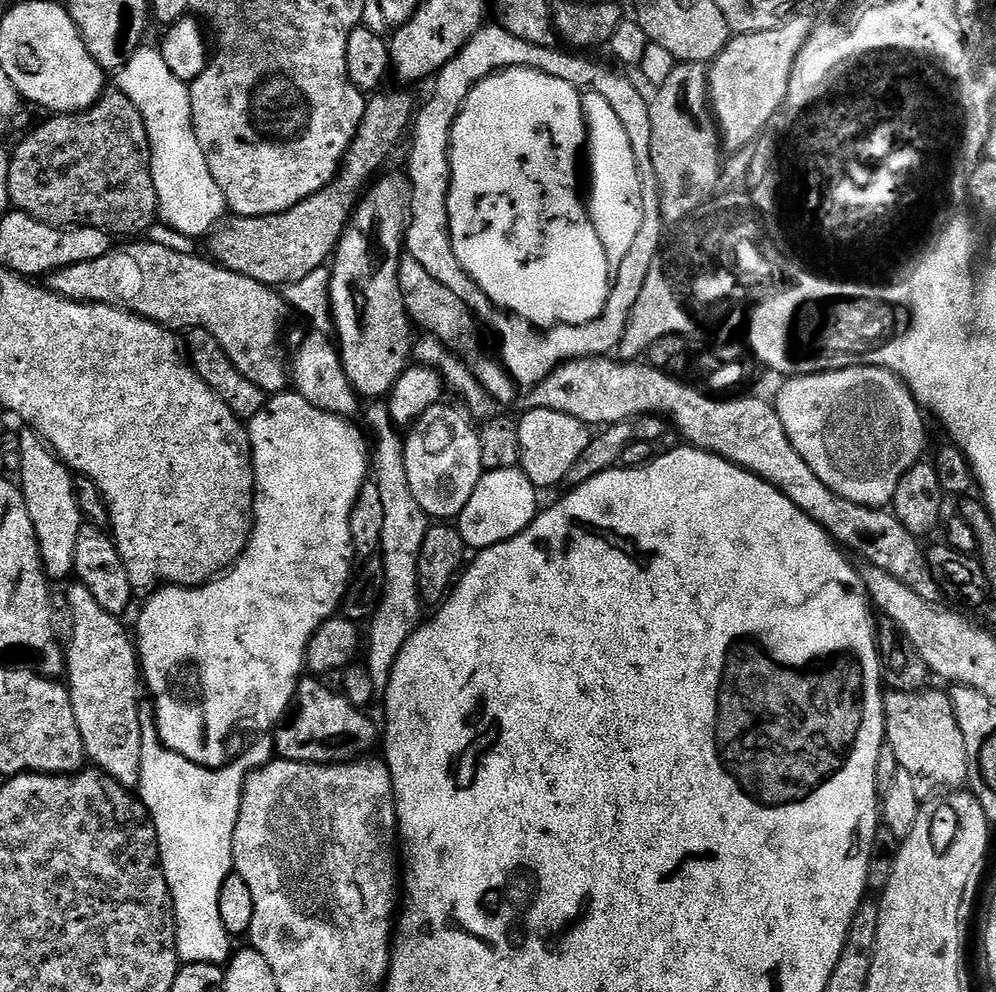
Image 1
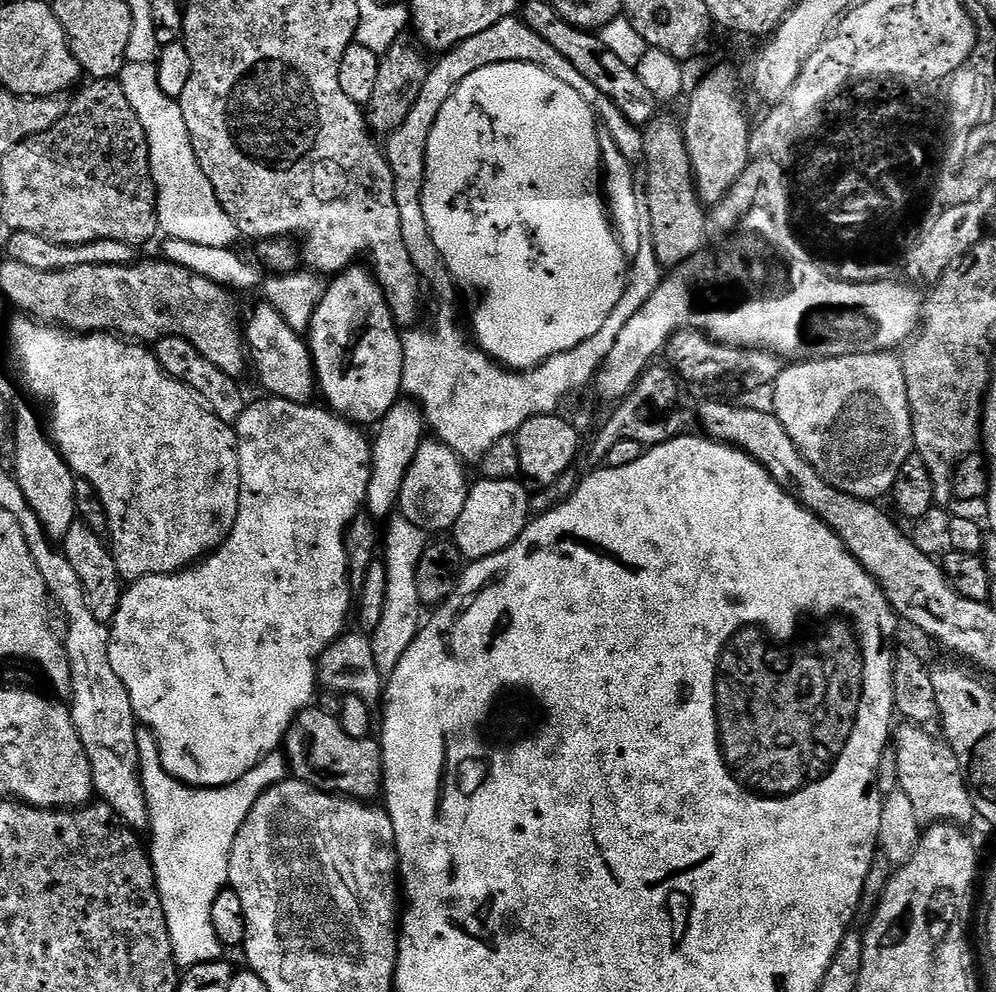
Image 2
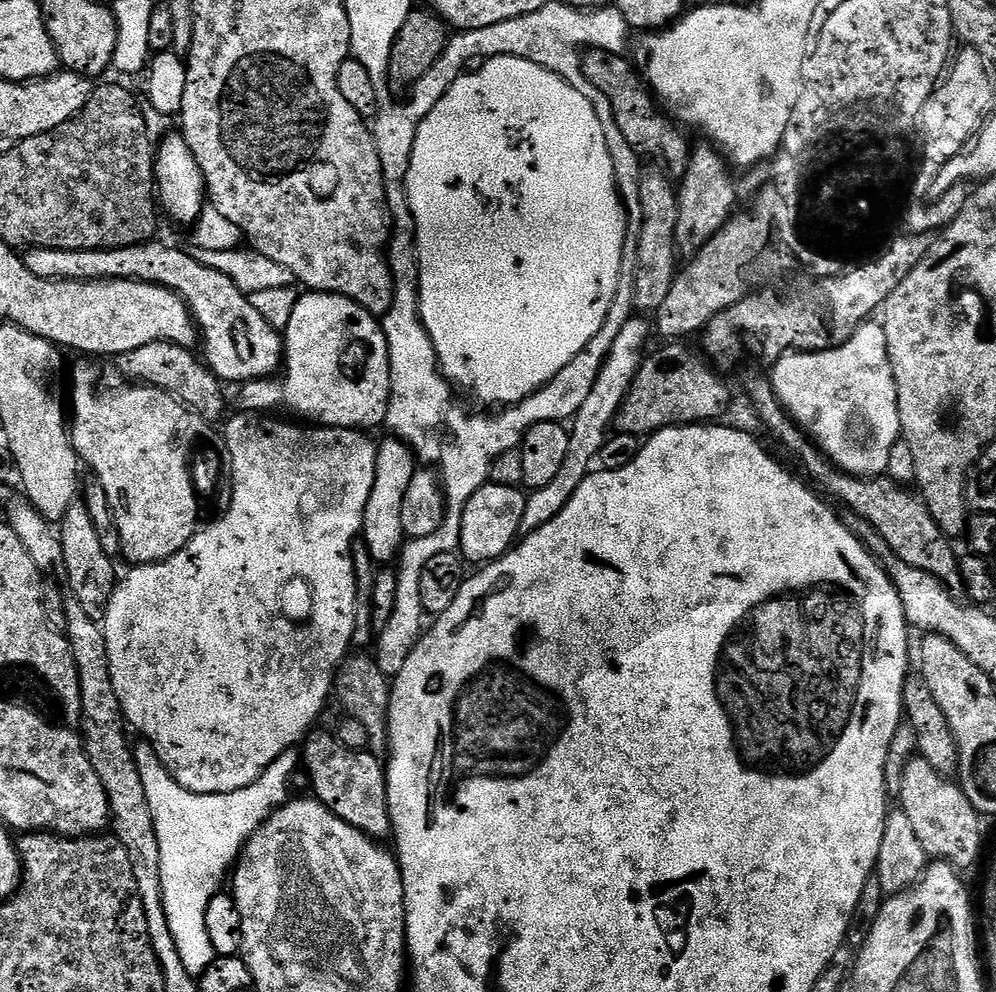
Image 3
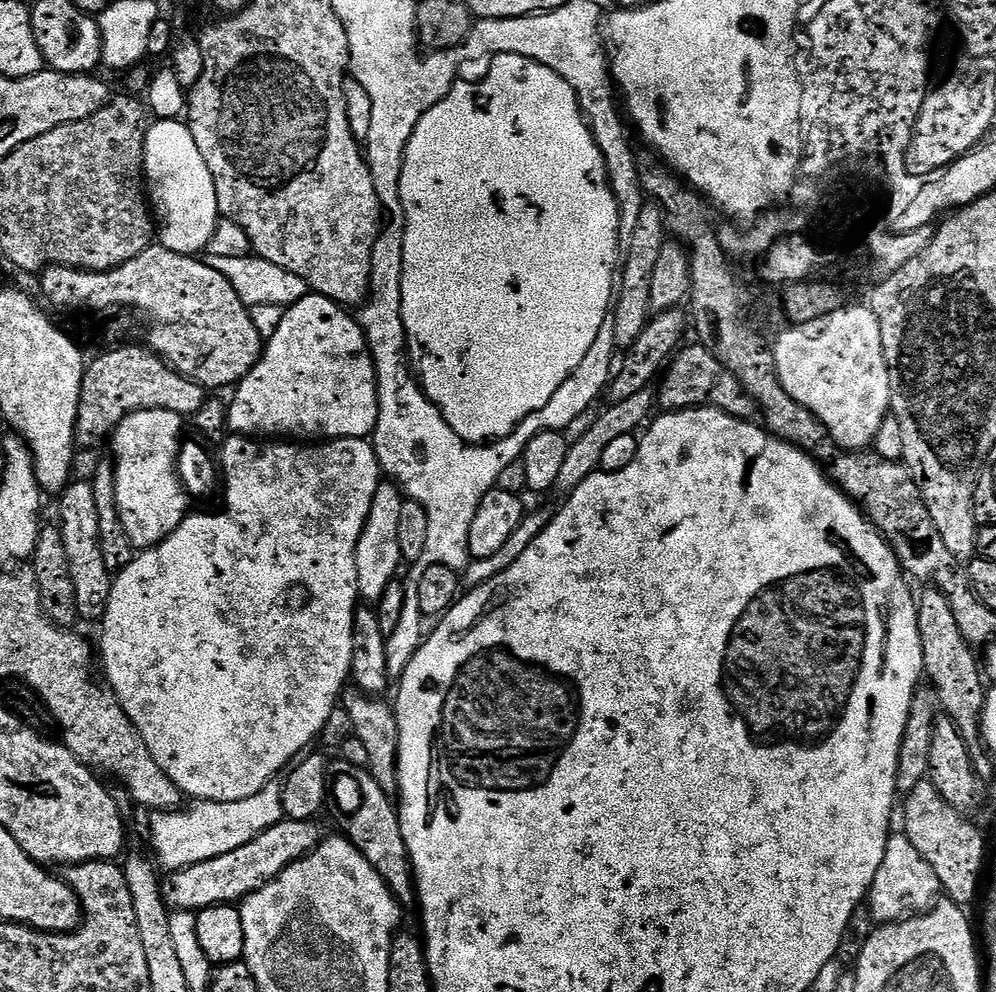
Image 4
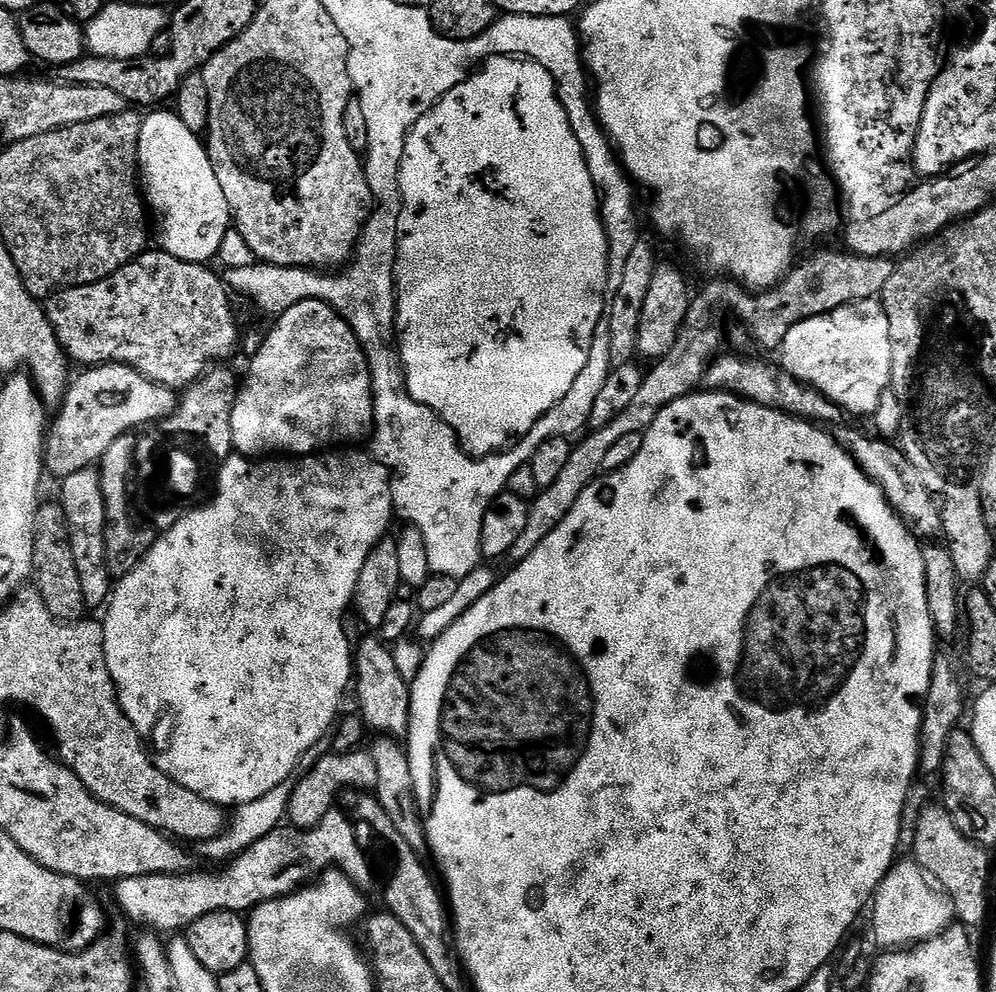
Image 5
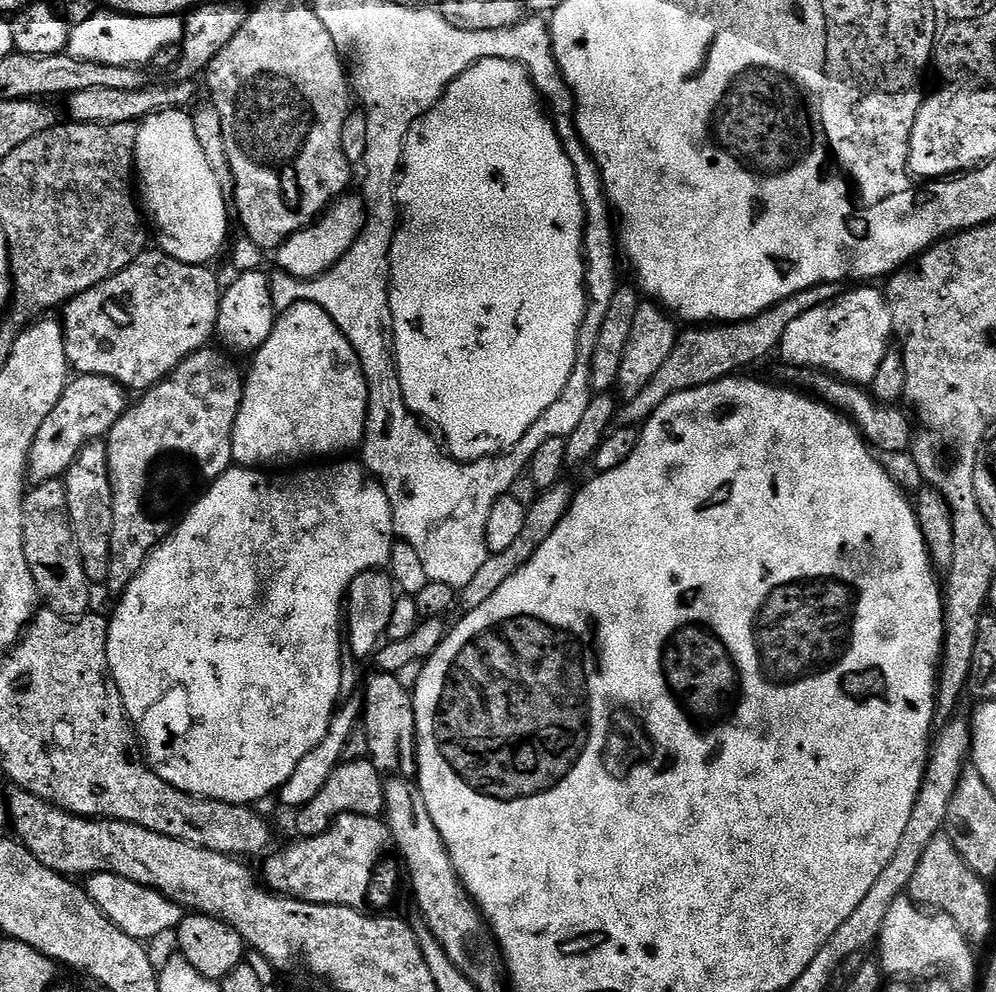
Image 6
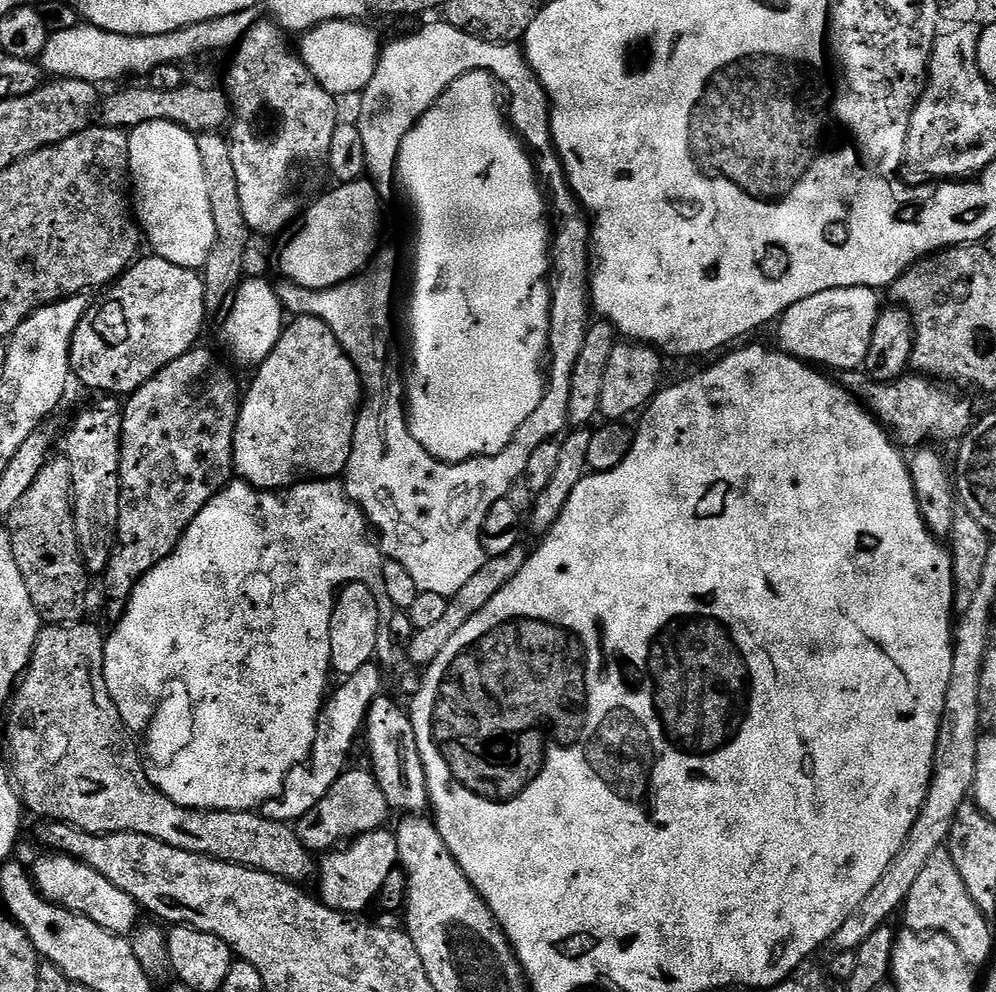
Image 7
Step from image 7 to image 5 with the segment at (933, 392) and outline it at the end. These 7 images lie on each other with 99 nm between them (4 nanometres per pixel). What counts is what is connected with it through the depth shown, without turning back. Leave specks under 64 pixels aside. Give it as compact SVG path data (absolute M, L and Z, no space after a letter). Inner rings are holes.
M717 355L705 368L702 377L705 389L729 392L738 398L754 402L758 406L773 408L779 412L785 412L788 416L796 416L800 420L815 422L820 426L829 426L828 424L840 426L845 423L844 409L834 402L830 402L830 398L826 398L809 384L803 384L789 375L780 367L779 363L767 364L764 360L743 360L740 356L724 355Z

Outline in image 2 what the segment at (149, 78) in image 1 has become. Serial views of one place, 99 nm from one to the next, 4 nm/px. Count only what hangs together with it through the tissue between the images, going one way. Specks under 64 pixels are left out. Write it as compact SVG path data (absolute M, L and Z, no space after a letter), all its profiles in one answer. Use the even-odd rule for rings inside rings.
M125 63L118 79L126 98L130 98L130 104L134 106L134 112L138 114L138 122L142 122L142 130L146 130L152 177L156 183L156 209L160 219L159 231L165 232L163 235L170 240L194 242L197 246L232 248L235 245L235 240L241 239L241 234L230 218L230 214L226 214L222 202L218 202L218 194L214 194L214 186L210 186L210 178L206 178L206 174L194 154L194 146L190 142L190 130L186 130L186 118L182 118L179 99L166 95L162 86L158 86L155 63Z

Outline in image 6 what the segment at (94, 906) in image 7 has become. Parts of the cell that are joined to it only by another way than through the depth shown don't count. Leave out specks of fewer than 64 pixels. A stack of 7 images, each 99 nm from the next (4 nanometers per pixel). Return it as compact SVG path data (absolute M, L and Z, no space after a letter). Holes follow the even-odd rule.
M96 872L87 877L86 891L94 906L98 906L98 910L102 910L102 914L106 914L106 918L114 922L118 930L122 930L122 934L130 934L130 938L141 942L156 940L167 932L168 935L175 933L182 919L182 910L179 906L170 902L163 894L138 882L130 882L118 874Z

